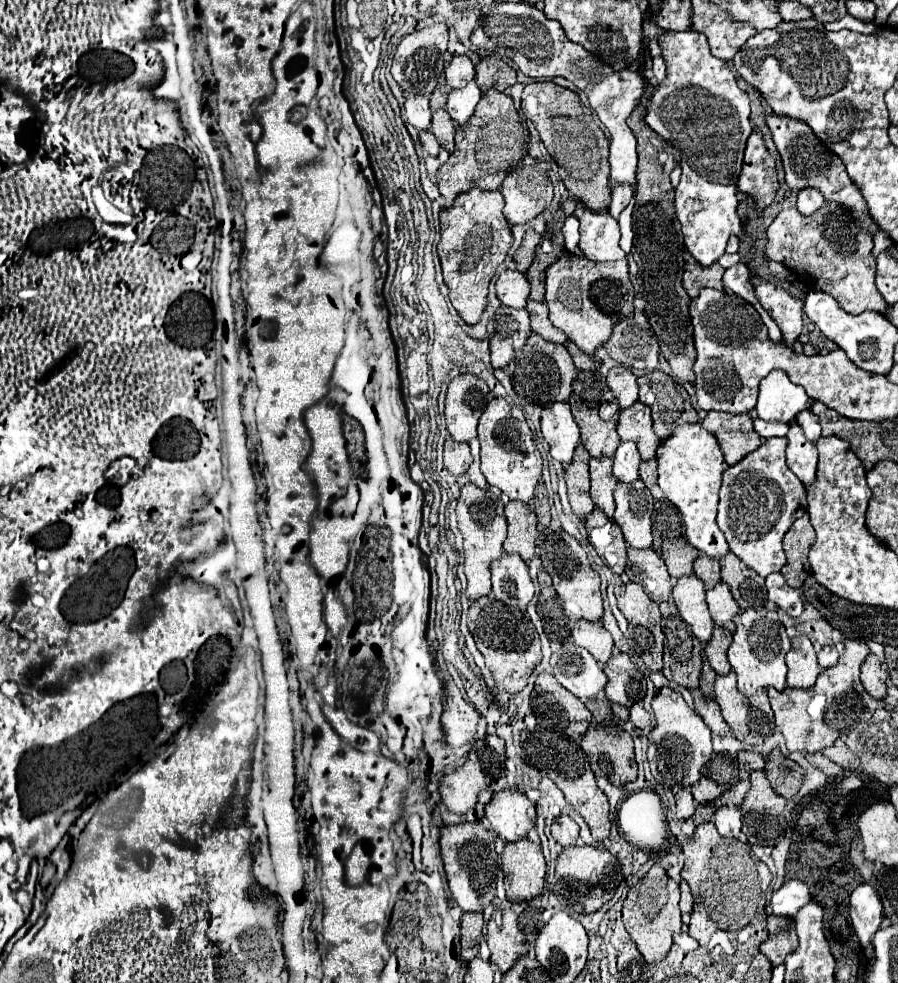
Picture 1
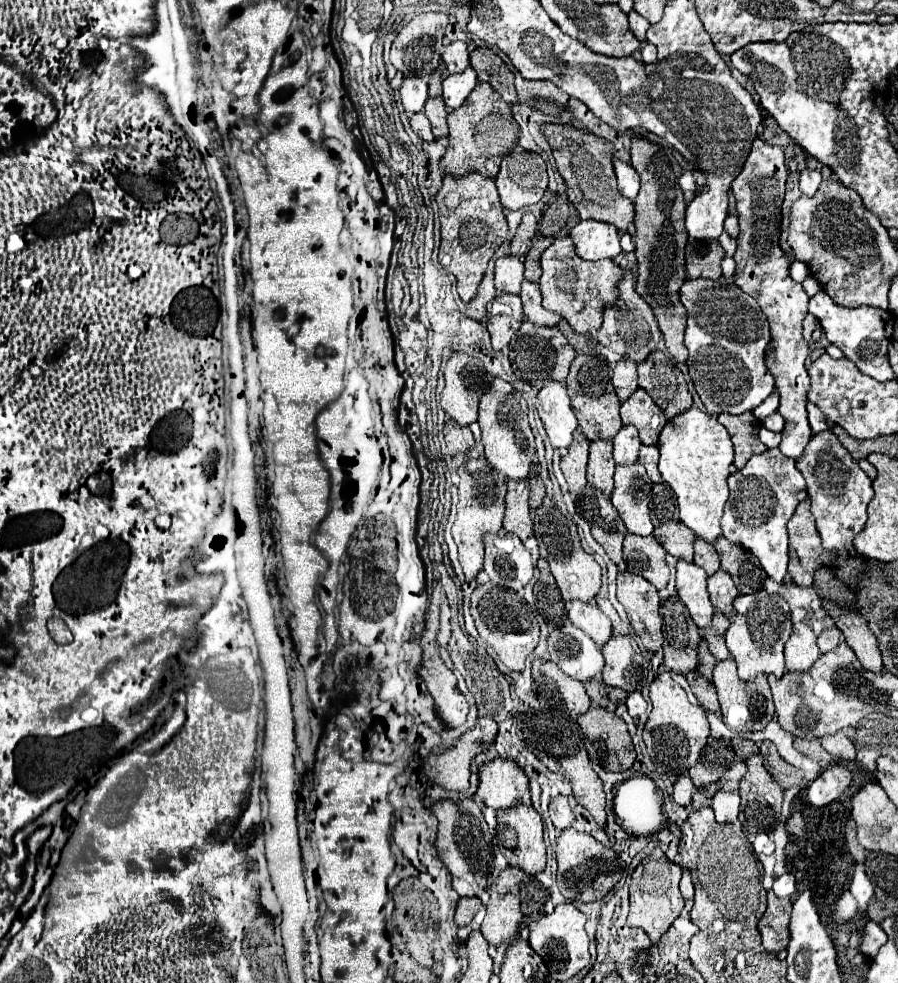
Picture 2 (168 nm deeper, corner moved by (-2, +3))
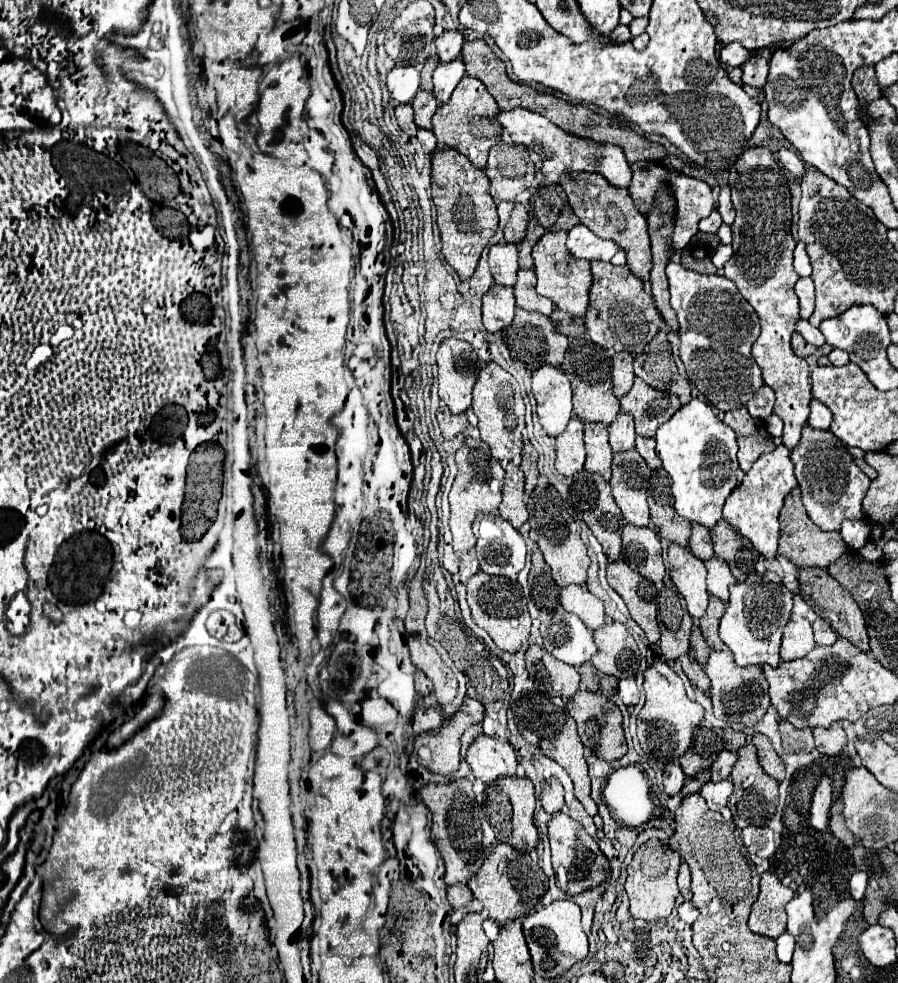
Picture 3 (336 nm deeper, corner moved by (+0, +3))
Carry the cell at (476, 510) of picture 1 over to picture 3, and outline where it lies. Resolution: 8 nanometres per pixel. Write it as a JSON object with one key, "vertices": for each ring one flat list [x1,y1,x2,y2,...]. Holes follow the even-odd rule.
{"vertices":[[467,437,465,443,455,453,459,473,453,481,453,487,449,491,449,503,451,503,451,533,453,533,453,547,457,553,469,551,475,547,475,537,471,533,471,523,477,517,479,511,483,513,497,513,497,507,501,503,501,487,503,487,503,469,499,461,495,461,487,449,487,443,481,439]]}

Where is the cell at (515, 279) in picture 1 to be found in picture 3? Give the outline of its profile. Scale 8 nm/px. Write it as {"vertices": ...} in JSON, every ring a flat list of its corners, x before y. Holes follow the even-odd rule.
{"vertices":[[497,243,489,251,489,265,497,285,513,285,517,279,517,245,515,243]]}

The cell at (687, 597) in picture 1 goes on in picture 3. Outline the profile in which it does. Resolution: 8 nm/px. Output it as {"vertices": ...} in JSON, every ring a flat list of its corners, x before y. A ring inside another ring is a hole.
{"vertices":[[671,543,669,545,669,573,677,591,683,595,687,611,693,619,703,617,707,609,707,587,705,587,705,565,697,559,689,547]]}

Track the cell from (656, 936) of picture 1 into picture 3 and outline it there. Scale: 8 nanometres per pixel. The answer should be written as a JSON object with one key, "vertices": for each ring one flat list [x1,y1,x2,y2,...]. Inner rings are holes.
{"vertices":[[649,839,635,851,633,861,627,865,629,877,625,883,625,889,627,889,627,895,631,901,631,915,635,919,653,923,653,921,669,917,669,913,675,905,675,899,679,895,677,869,679,869,679,853,675,853,673,849,663,845,659,839]]}

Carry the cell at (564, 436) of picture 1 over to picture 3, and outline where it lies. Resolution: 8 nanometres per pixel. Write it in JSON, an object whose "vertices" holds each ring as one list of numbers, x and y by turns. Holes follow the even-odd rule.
{"vertices":[[541,365,531,375,531,391,537,399,537,417,549,435,559,435,571,419,571,383,555,365]]}

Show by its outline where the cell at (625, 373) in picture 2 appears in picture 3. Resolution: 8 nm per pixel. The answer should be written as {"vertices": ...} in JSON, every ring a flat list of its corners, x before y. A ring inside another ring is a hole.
{"vertices":[[627,351,615,353,613,355,613,367,611,367,611,375,613,375,613,393,621,399,625,393,629,393,635,373,633,373,633,355]]}

